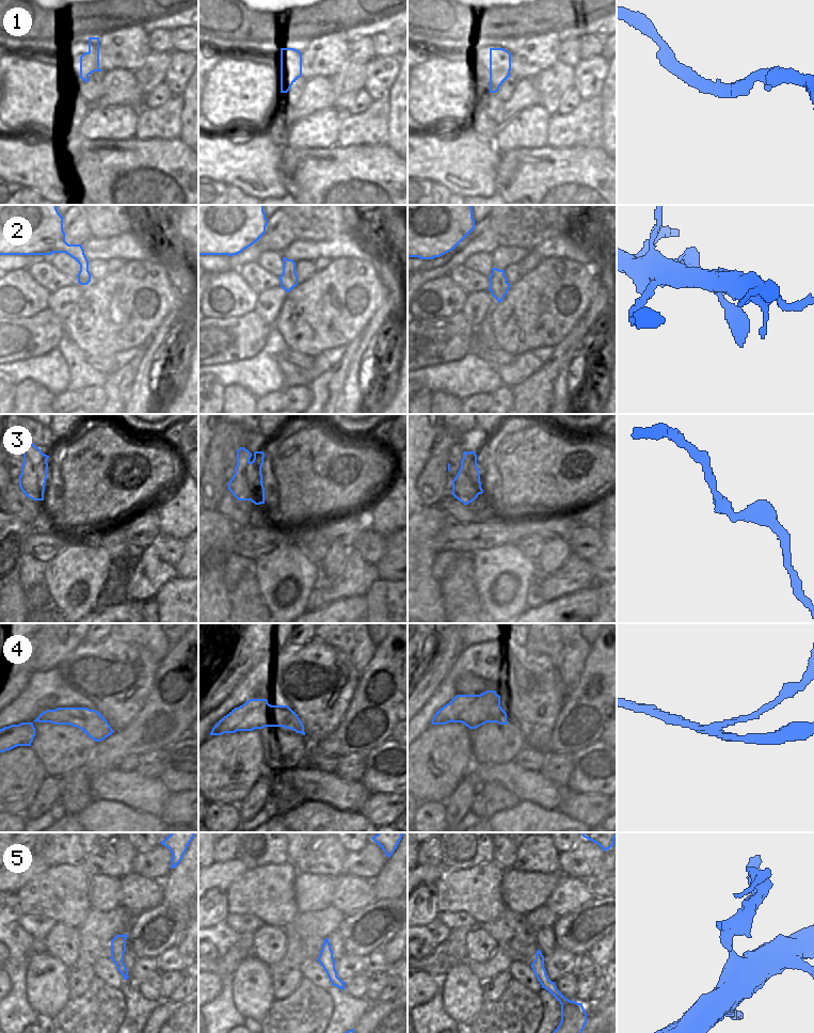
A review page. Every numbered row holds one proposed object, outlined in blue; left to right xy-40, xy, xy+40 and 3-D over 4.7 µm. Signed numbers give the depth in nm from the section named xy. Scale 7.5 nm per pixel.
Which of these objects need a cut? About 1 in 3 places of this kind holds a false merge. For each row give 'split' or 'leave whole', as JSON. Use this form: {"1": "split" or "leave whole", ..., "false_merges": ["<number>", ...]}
{"1": "leave whole", "2": "leave whole", "3": "leave whole", "4": "split", "5": "split", "false_merges": ["4", "5"]}

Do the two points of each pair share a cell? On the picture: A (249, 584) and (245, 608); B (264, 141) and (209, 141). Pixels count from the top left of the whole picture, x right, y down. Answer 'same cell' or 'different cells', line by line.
A: same cell
B: same cell

